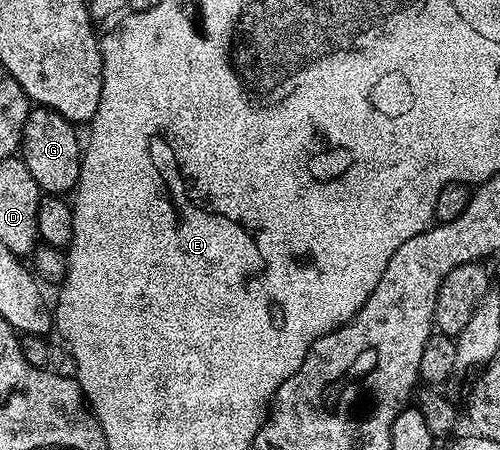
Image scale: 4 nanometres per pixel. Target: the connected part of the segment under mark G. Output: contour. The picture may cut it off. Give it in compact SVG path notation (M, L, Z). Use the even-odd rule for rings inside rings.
M33 106L26 117L24 135L20 138L19 150L30 177L38 181L41 192L48 197L64 197L75 192L80 179L82 139L76 136L77 128L66 117L45 107Z

